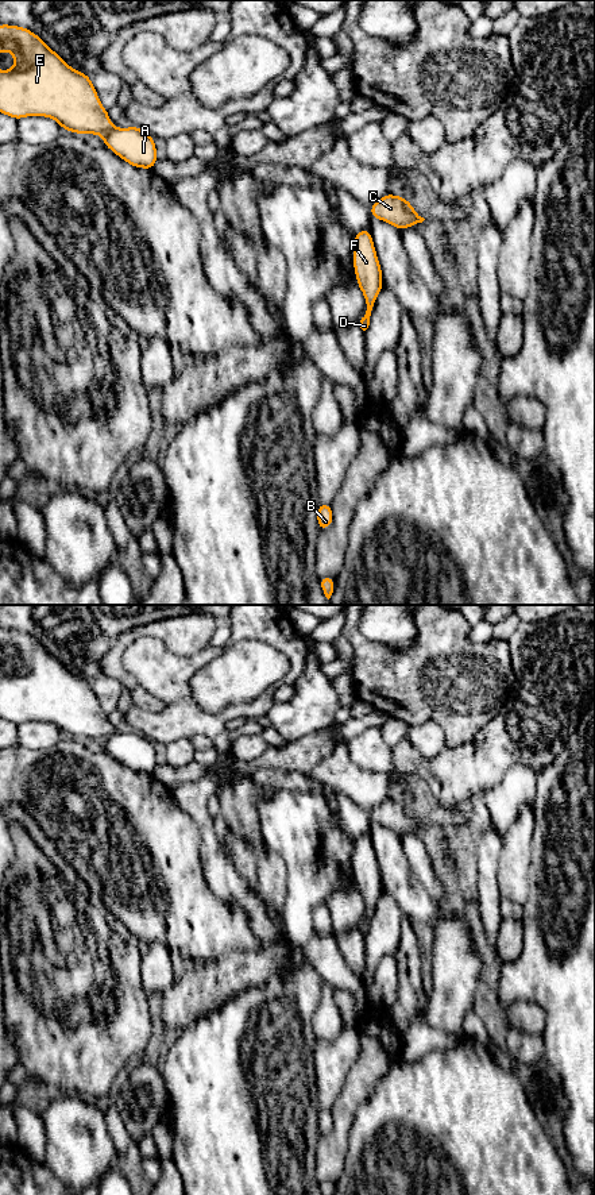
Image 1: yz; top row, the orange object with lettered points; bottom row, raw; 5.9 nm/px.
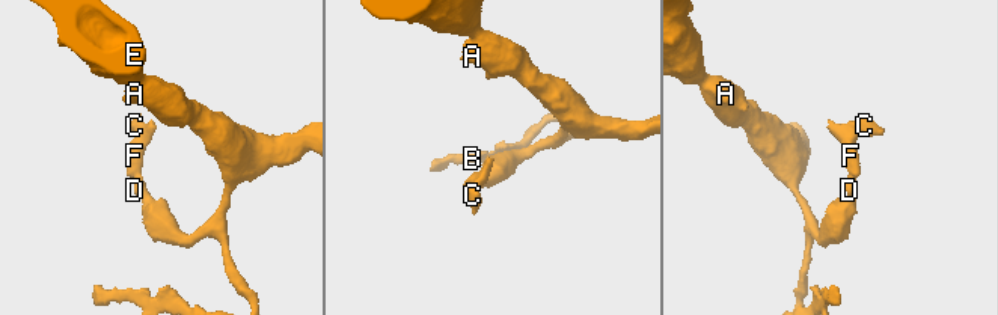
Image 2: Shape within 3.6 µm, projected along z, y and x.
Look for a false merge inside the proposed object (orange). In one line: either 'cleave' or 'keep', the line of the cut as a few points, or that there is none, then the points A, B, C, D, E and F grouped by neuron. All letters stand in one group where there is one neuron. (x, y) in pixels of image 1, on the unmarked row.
keep | no cut | A B C D E F

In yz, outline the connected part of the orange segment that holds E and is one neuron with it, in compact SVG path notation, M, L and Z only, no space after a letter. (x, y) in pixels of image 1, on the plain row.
M0 628L0 656L7 655L15 663L12 674L0 676L0 717L16 725L26 721L51 722L69 737L96 739L104 749L134 772L151 775L157 768L155 745L142 733L113 732L108 716L101 710L92 683L70 672L35 637Z

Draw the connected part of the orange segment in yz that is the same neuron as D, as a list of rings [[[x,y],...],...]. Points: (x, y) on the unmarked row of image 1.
[[[370,834],[355,839],[353,874],[358,891],[366,903],[366,918],[360,925],[360,933],[366,936],[371,926],[375,905],[383,893],[382,872],[374,852]]]

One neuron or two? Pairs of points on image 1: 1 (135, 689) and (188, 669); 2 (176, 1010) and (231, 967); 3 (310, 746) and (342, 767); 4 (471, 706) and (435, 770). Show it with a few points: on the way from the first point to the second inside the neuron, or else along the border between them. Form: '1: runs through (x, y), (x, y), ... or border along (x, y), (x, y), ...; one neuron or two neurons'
1: border along (124, 659), (127, 671), (163, 704), (162, 710); two neurons
2: runs through (189, 998), (217, 975); one neuron
3: border along (339, 744), (306, 774); two neurons
4: border along (476, 736), (471, 741), (445, 747); two neurons

